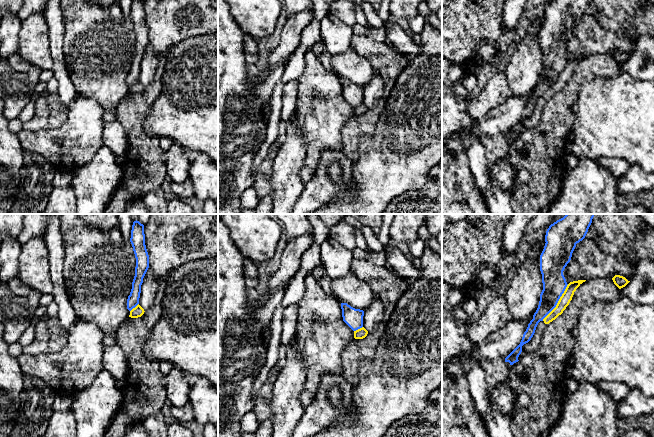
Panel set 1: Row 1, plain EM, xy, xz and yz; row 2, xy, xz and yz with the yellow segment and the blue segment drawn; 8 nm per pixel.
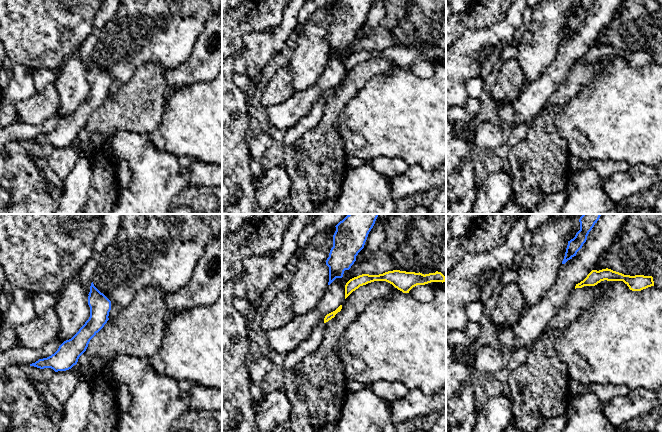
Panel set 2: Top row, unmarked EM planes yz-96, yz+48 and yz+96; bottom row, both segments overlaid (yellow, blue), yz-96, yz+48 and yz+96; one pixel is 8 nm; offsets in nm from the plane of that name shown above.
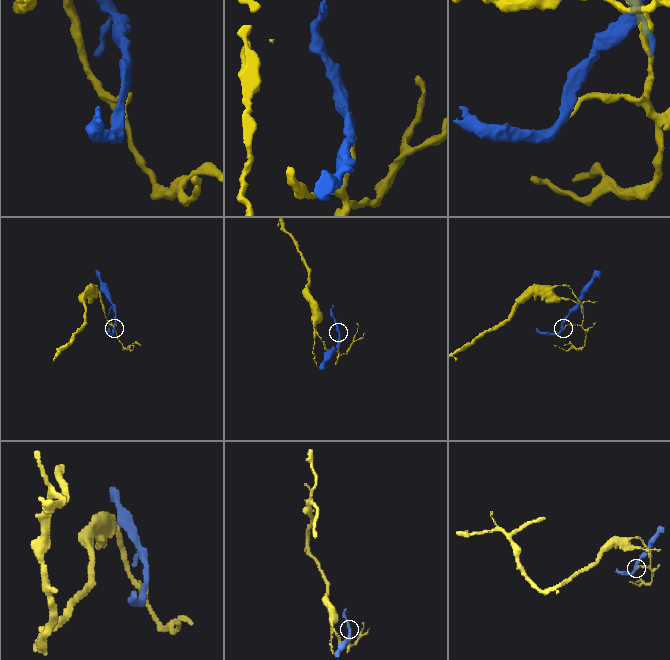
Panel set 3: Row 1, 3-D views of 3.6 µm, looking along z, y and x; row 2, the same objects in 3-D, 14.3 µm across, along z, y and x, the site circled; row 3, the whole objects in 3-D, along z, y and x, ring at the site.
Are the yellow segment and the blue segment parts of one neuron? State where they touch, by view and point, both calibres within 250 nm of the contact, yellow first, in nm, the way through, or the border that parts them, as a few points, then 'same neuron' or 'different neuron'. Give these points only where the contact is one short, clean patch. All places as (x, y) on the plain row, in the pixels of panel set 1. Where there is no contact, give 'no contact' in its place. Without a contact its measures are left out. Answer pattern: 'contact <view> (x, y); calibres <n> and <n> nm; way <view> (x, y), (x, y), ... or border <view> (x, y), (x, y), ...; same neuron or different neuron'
contact yz (558, 78); calibres 90 and 190 nm; border yz (568, 60), (556, 82), (542, 96); different neuron

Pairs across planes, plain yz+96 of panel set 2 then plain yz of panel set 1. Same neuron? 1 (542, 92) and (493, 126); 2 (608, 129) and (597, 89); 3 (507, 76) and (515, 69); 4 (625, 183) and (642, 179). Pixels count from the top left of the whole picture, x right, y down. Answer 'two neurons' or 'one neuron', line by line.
1: one neuron
2: one neuron
3: two neurons
4: one neuron

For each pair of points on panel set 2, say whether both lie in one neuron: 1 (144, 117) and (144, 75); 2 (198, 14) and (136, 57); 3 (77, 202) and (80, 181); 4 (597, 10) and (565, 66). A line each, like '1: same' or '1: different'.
1: same
2: same
3: same
4: same

